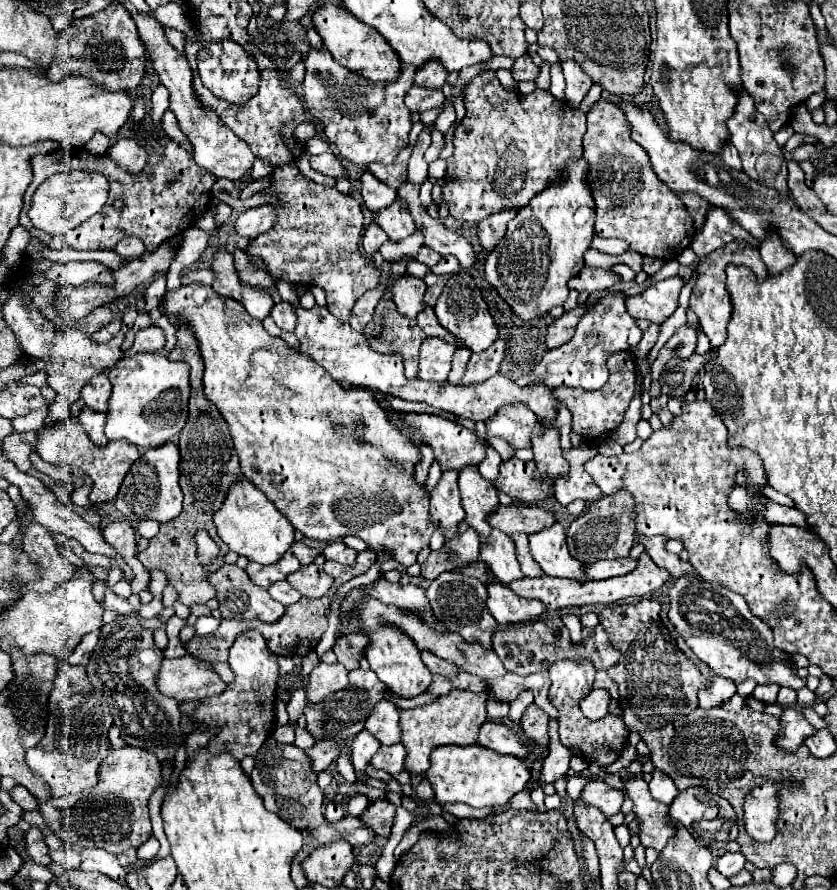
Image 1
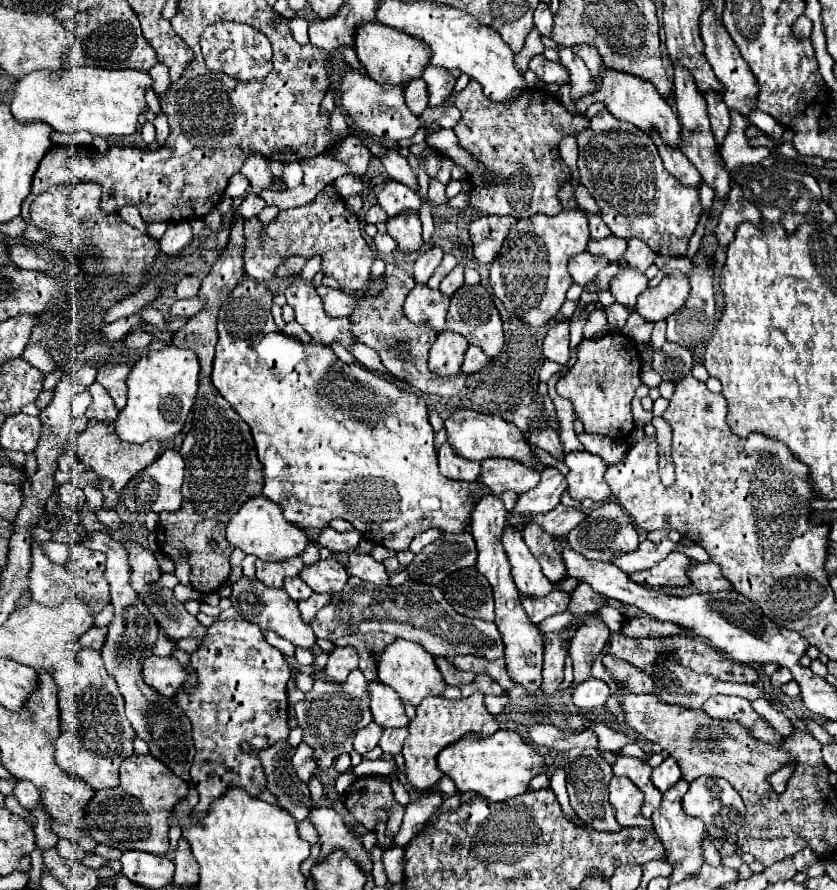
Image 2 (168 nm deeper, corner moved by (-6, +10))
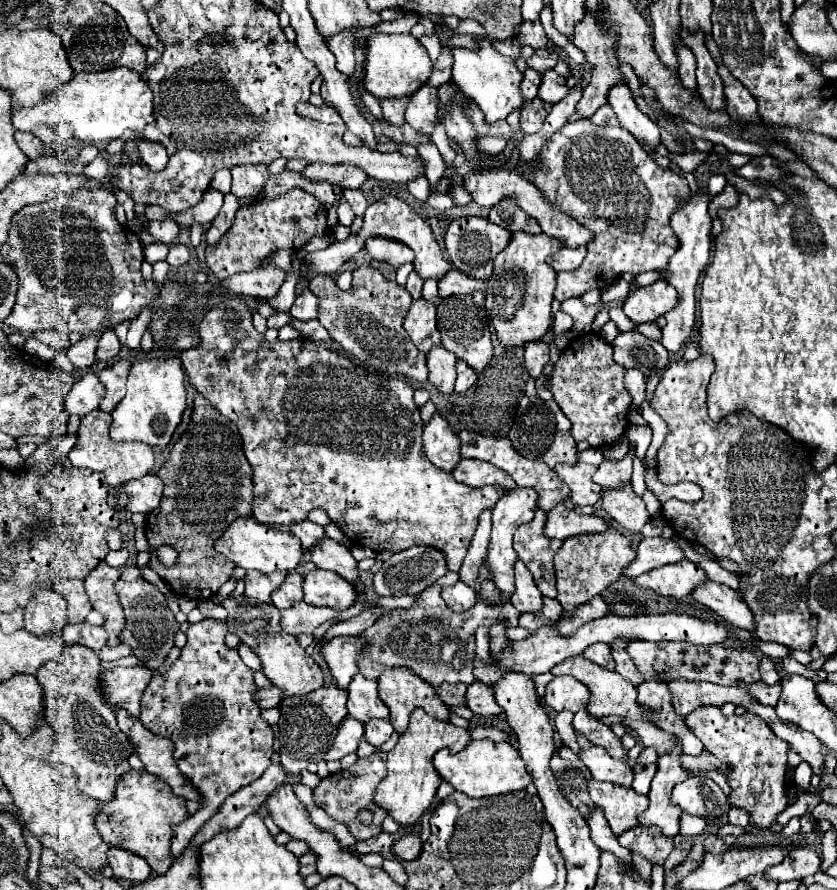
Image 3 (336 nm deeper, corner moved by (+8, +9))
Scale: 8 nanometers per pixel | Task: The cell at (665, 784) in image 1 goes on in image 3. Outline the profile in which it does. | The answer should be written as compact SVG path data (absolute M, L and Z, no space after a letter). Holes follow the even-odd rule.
M652 763L652 765L644 767L640 773L636 773L636 779L634 779L634 783L632 783L632 789L634 789L636 793L640 793L640 795L648 795L648 791L650 791L650 781L654 779L654 775L656 775L656 763Z

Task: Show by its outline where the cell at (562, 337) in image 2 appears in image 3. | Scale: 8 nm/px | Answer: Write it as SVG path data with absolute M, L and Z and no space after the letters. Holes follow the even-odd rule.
M530 341L526 347L524 347L524 363L526 363L526 369L528 373L536 379L542 369L546 367L548 363L548 357L550 357L550 349L548 349L548 343L546 341Z

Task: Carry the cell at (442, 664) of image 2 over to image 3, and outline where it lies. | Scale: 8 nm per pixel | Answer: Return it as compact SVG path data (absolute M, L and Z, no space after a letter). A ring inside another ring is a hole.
M442 683L436 687L438 697L448 705L464 705L464 695L466 695L466 685L464 683Z

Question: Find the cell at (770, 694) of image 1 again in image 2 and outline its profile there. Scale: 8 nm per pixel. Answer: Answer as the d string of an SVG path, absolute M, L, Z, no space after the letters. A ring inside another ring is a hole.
M780 668L780 670L776 670L776 672L770 676L770 682L772 682L774 688L780 688L782 684L786 684L786 682L790 682L790 680L792 680L792 674L790 674L790 670L786 670L786 668Z

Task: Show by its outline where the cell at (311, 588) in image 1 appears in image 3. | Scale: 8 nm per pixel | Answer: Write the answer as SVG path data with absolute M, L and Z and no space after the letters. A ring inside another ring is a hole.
M312 569L304 575L304 601L320 607L348 609L356 599L356 589L328 569Z

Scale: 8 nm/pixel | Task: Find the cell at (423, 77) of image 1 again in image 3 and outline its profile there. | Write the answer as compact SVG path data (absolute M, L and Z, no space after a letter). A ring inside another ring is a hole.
M428 83L422 85L414 95L410 95L410 103L406 109L406 121L416 127L416 131L424 131L424 135L432 135L434 125L438 123L438 89Z

